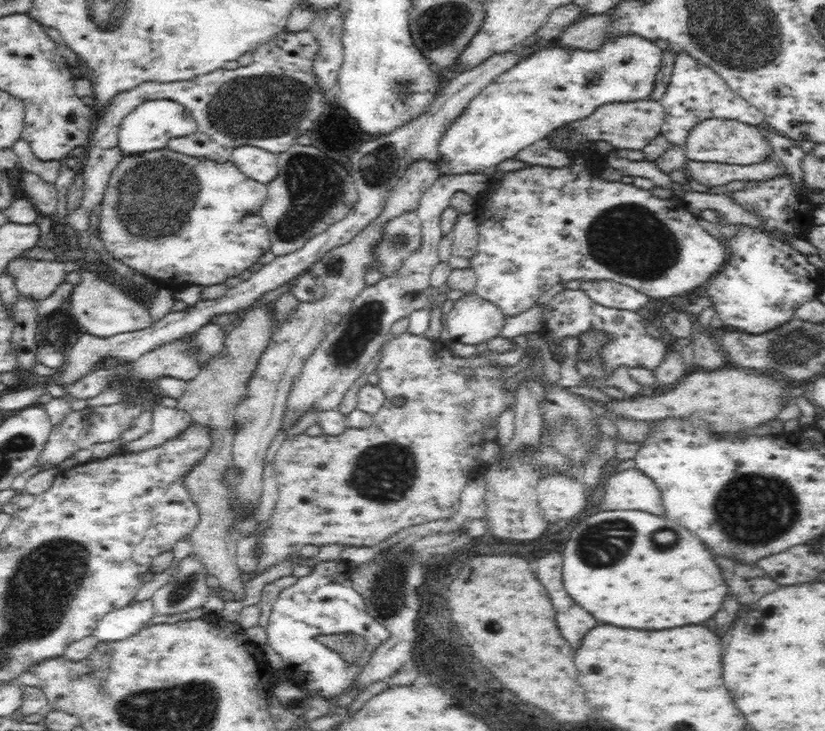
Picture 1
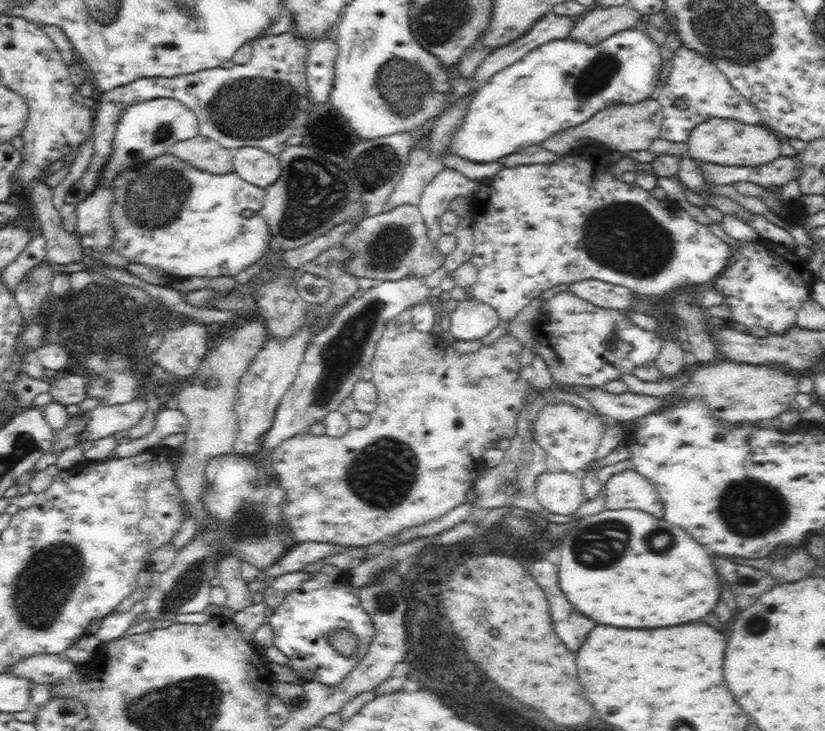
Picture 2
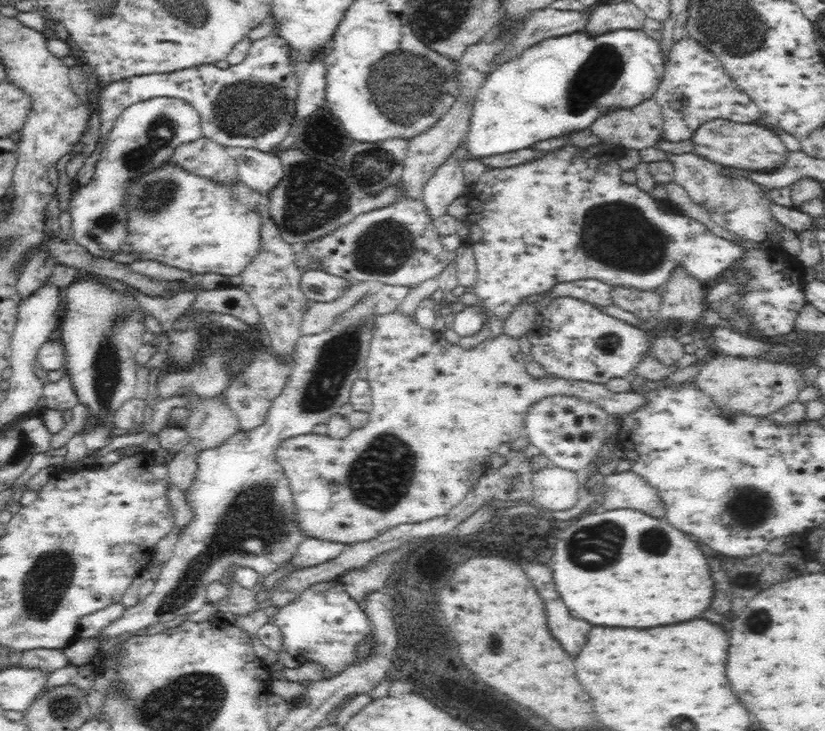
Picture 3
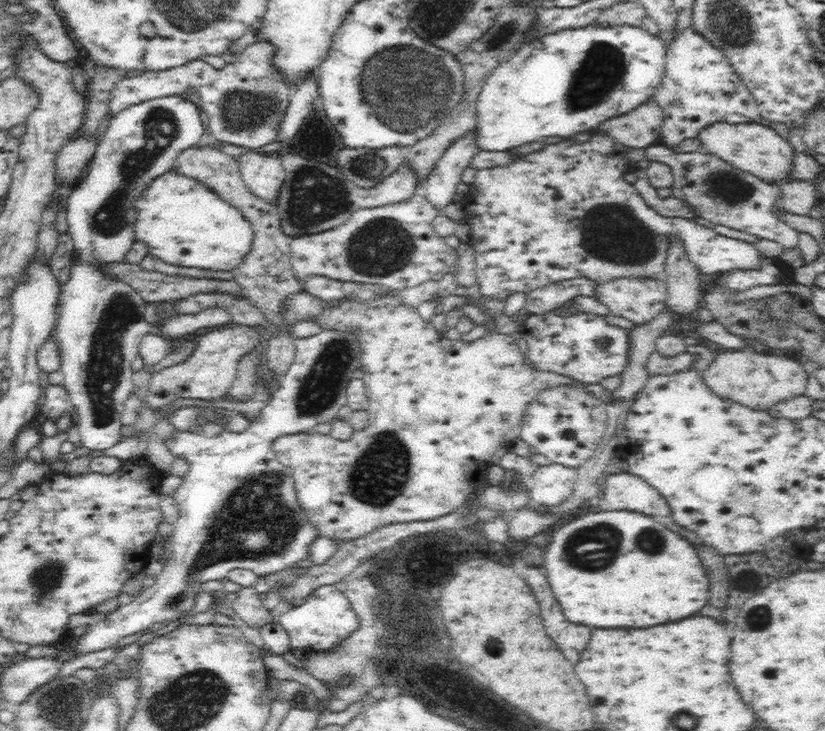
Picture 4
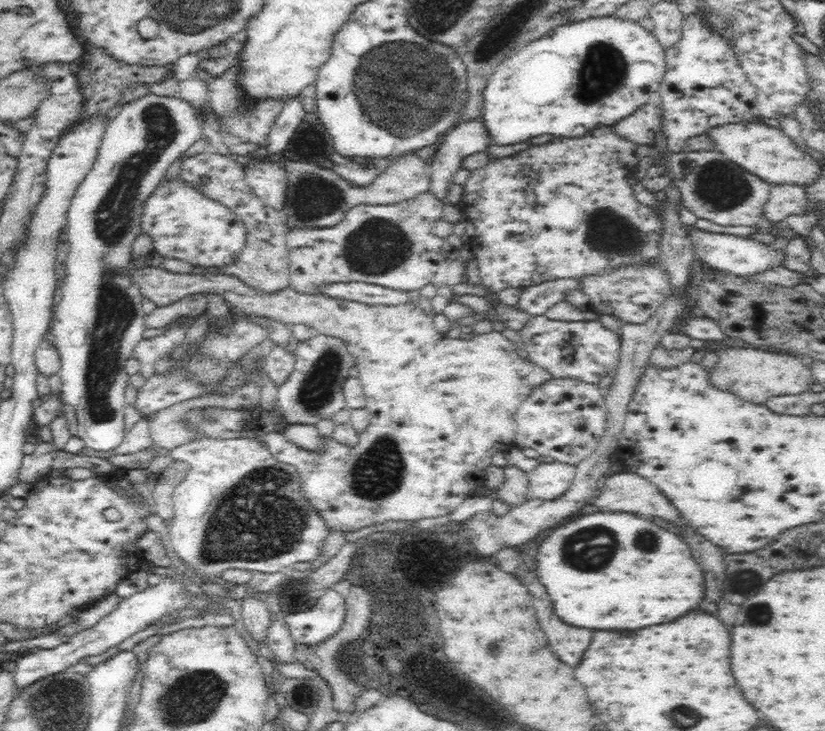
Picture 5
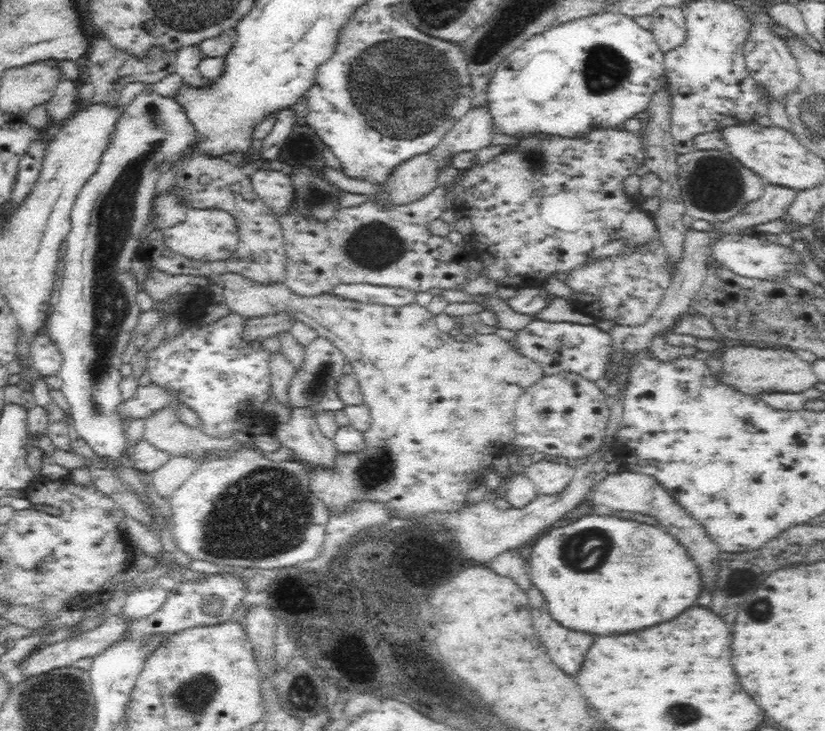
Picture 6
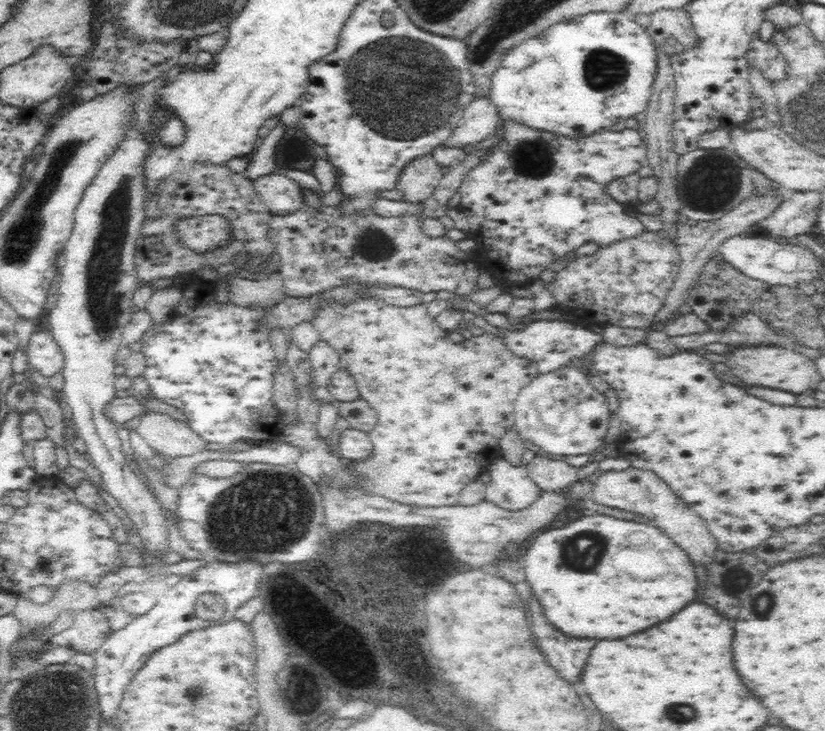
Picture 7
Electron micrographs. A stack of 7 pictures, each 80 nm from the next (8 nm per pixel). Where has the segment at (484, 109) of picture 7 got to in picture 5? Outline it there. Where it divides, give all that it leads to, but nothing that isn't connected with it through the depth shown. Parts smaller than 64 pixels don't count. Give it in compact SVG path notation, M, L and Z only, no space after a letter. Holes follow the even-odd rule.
M476 118L476 120L468 120L462 122L455 127L450 128L439 142L439 147L435 150L432 158L429 160L430 173L430 193L436 195L436 199L443 202L450 184L453 183L453 177L461 166L462 159L468 155L480 154L485 151L490 144L490 137L488 137L488 129L484 128L483 118Z

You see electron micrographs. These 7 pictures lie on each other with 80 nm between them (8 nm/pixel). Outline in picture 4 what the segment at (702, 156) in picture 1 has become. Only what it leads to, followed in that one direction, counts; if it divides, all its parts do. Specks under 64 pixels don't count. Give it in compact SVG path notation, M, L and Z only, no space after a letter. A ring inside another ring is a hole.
M718 122L700 130L698 139L702 141L700 152L718 155L720 159L729 162L740 170L749 172L763 181L783 182L794 164L795 150L776 130L762 124L742 123L740 125L728 122Z

